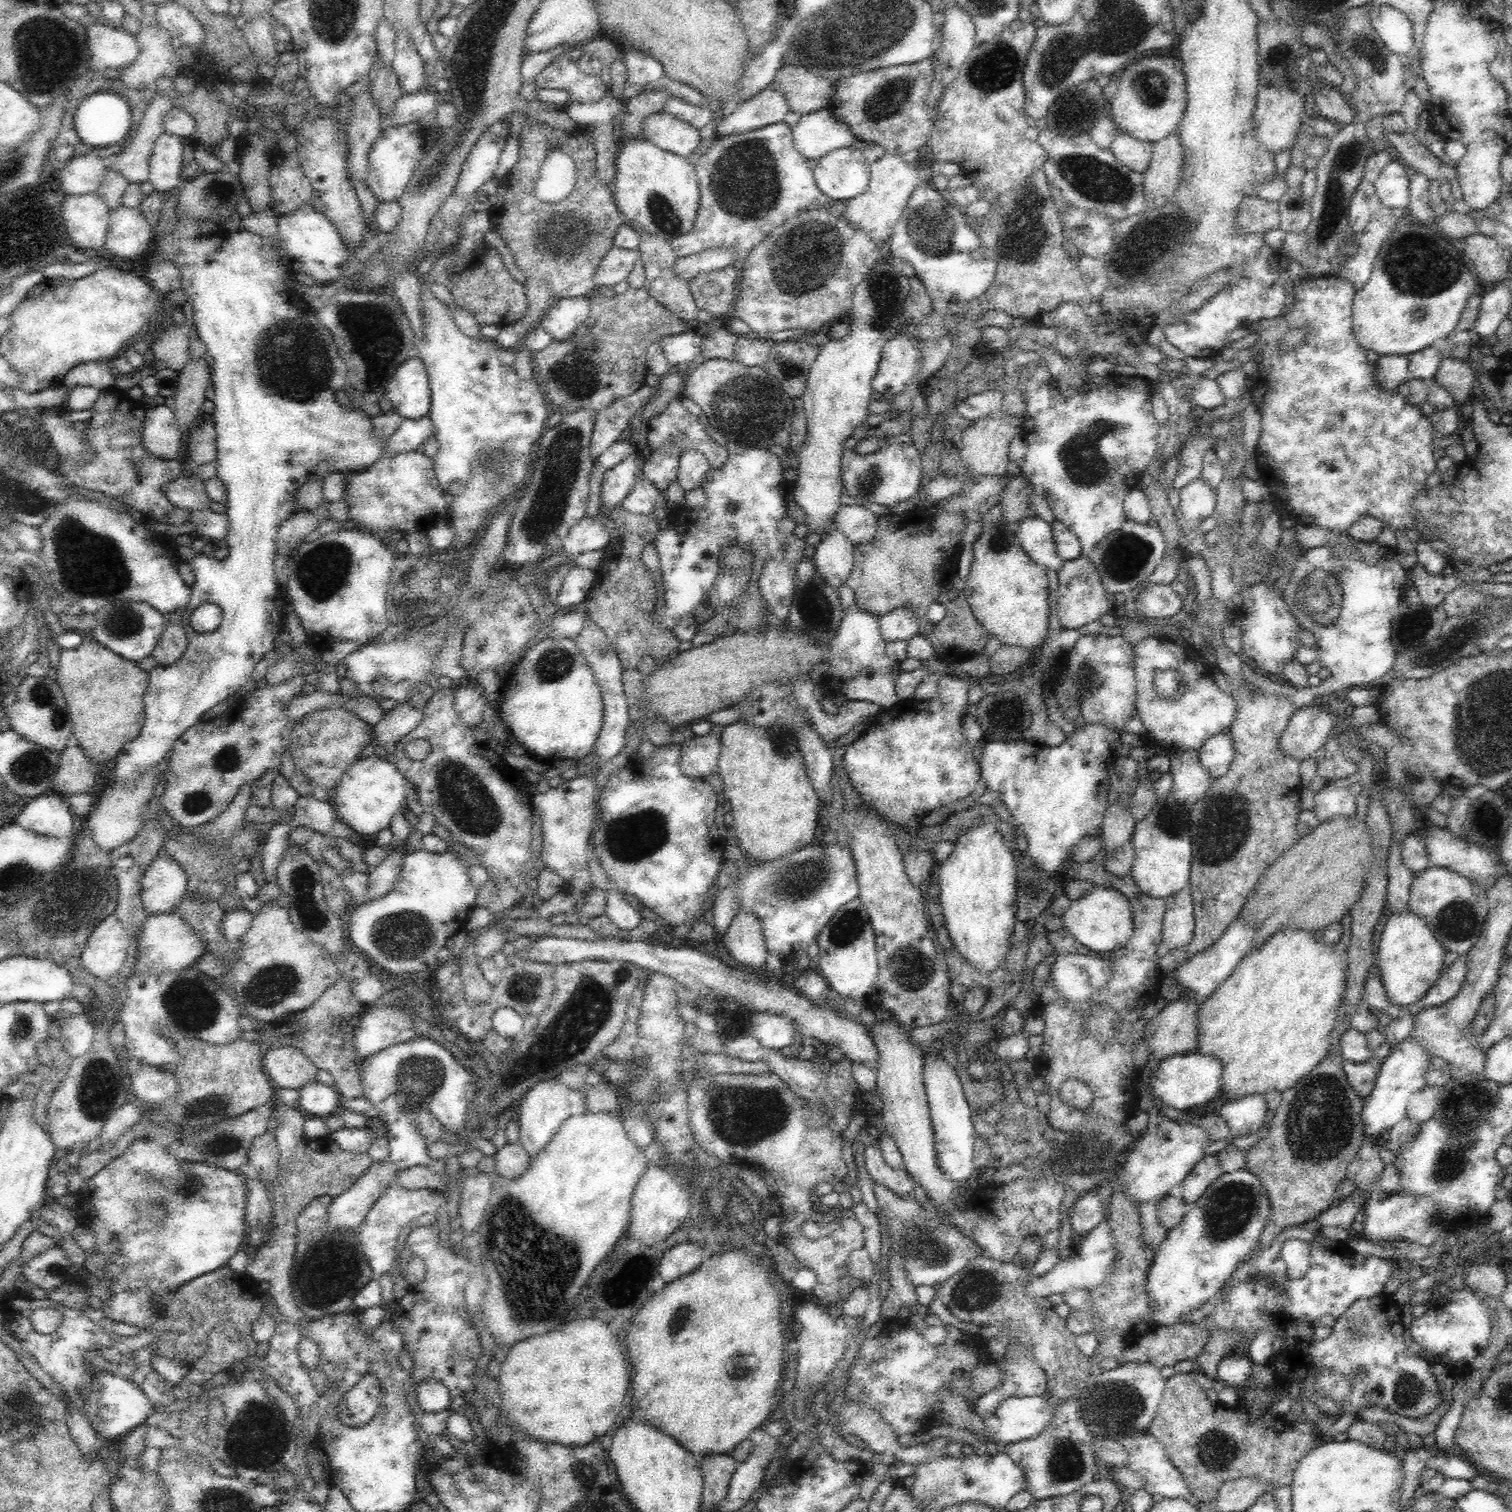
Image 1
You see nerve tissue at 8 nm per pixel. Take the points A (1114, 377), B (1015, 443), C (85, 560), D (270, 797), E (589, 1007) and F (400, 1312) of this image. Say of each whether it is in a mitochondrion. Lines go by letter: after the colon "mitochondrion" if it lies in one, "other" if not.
A: other
B: other
C: mitochondrion
D: other
E: mitochondrion
F: other

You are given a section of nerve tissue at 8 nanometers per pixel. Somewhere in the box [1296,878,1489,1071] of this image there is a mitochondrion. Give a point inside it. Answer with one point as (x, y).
(1459, 921)

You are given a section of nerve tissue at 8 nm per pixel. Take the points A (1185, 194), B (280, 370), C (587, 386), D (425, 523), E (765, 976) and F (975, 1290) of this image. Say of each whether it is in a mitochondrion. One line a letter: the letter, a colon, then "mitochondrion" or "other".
A: other
B: mitochondrion
C: mitochondrion
D: other
E: other
F: mitochondrion

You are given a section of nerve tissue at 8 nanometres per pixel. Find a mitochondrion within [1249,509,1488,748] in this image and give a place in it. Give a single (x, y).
(1461, 637)

